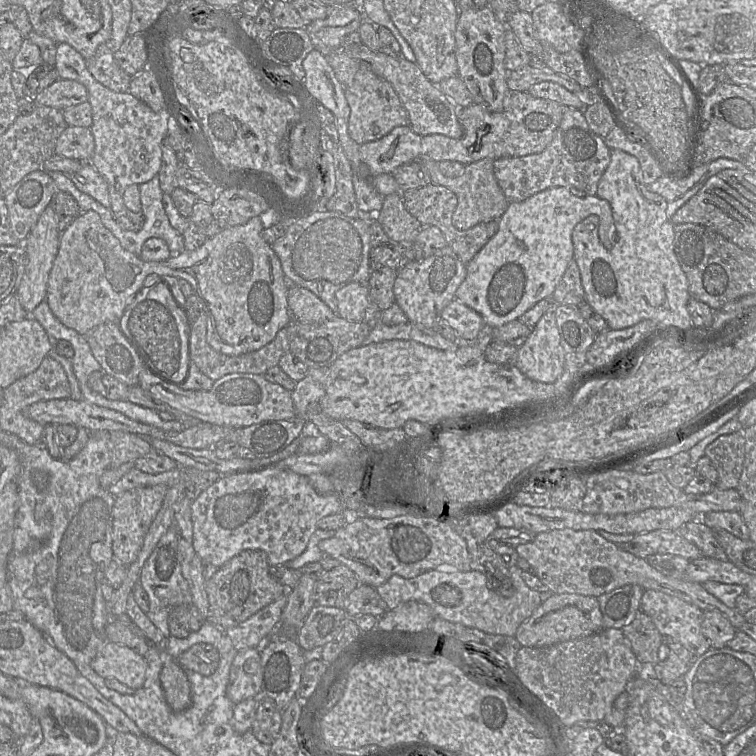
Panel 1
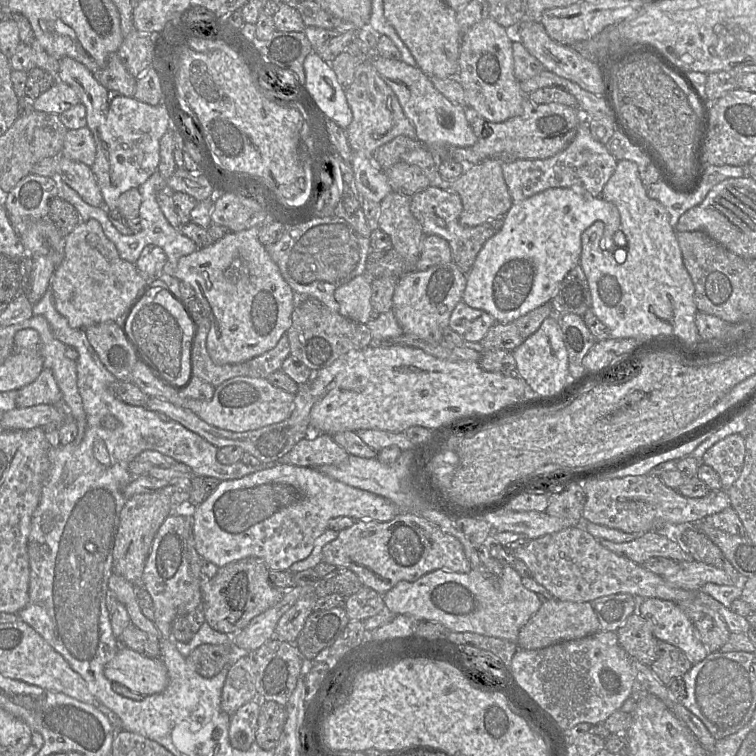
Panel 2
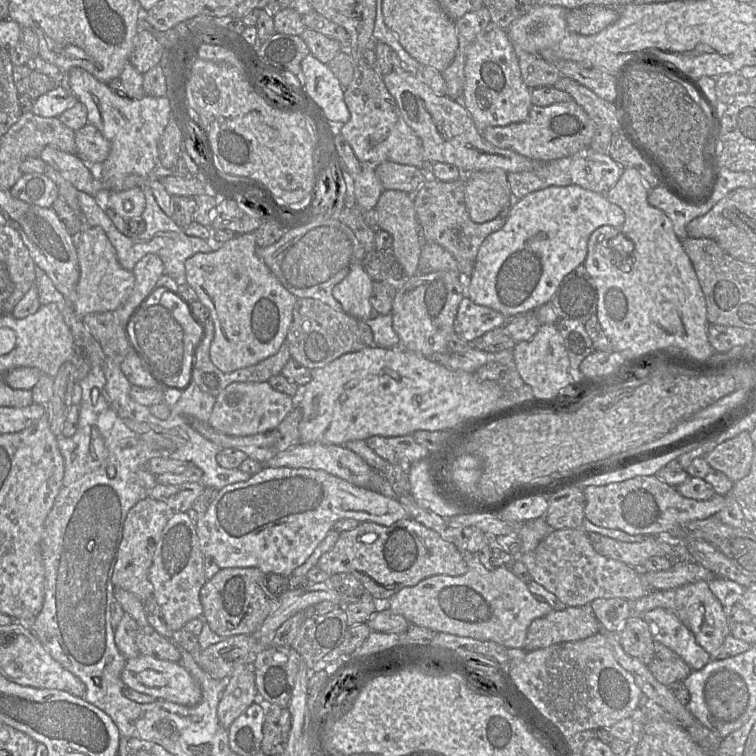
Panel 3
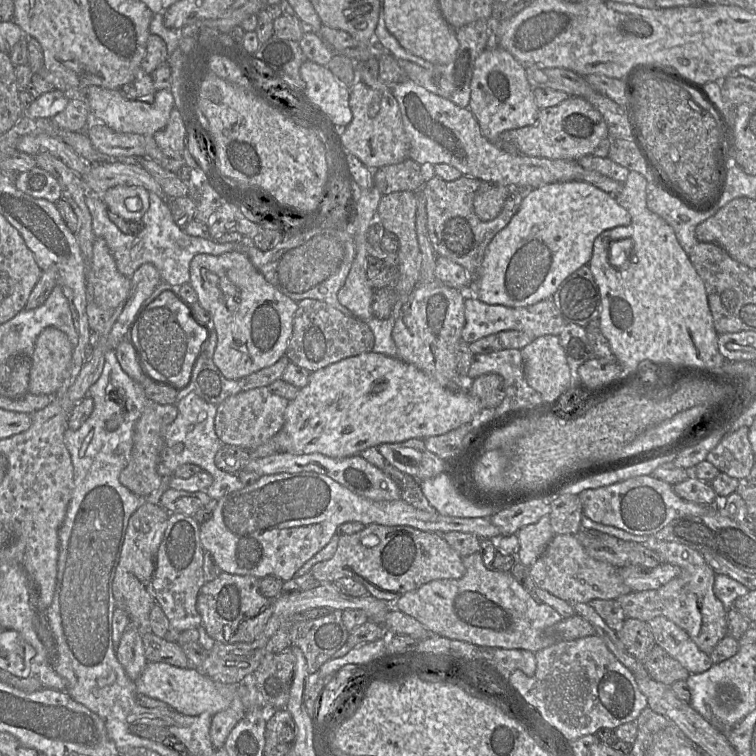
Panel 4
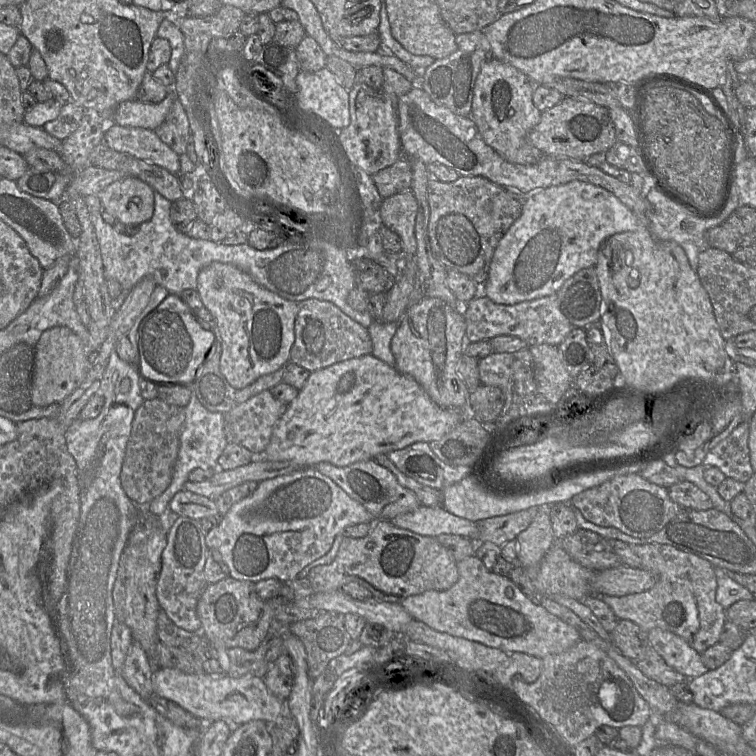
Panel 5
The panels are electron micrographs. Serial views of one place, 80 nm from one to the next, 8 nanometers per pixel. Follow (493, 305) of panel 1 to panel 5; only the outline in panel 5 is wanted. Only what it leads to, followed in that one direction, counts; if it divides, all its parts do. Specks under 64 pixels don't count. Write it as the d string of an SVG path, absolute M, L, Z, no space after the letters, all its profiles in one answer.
M575 180L527 194L520 217L499 241L490 263L485 293L497 304L514 305L556 294L576 272L595 267L598 250L606 239L639 227L637 215L613 193L588 182Z

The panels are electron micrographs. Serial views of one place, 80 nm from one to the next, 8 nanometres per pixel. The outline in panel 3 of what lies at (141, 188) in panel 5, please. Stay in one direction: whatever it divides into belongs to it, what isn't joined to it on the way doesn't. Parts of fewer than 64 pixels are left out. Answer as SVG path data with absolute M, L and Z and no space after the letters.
M140 187L118 192L105 192L103 204L113 209L124 220L139 218L146 205L144 193Z

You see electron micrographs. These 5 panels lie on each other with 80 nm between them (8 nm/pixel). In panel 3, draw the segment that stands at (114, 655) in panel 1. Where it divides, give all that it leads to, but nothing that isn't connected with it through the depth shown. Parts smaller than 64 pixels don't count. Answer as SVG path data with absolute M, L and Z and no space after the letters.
M139 654L137 657L126 659L120 677L128 688L150 695L155 699L167 700L184 706L195 706L202 698L200 684L192 675L179 663L168 660Z

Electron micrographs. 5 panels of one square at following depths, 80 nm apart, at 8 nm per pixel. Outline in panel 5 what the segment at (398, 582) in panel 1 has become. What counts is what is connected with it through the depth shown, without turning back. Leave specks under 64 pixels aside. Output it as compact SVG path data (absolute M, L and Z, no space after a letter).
M475 555L457 562L457 567L459 579L451 588L409 596L400 605L413 619L441 633L540 659L562 653L581 640L574 627L534 603L510 578L489 571Z

